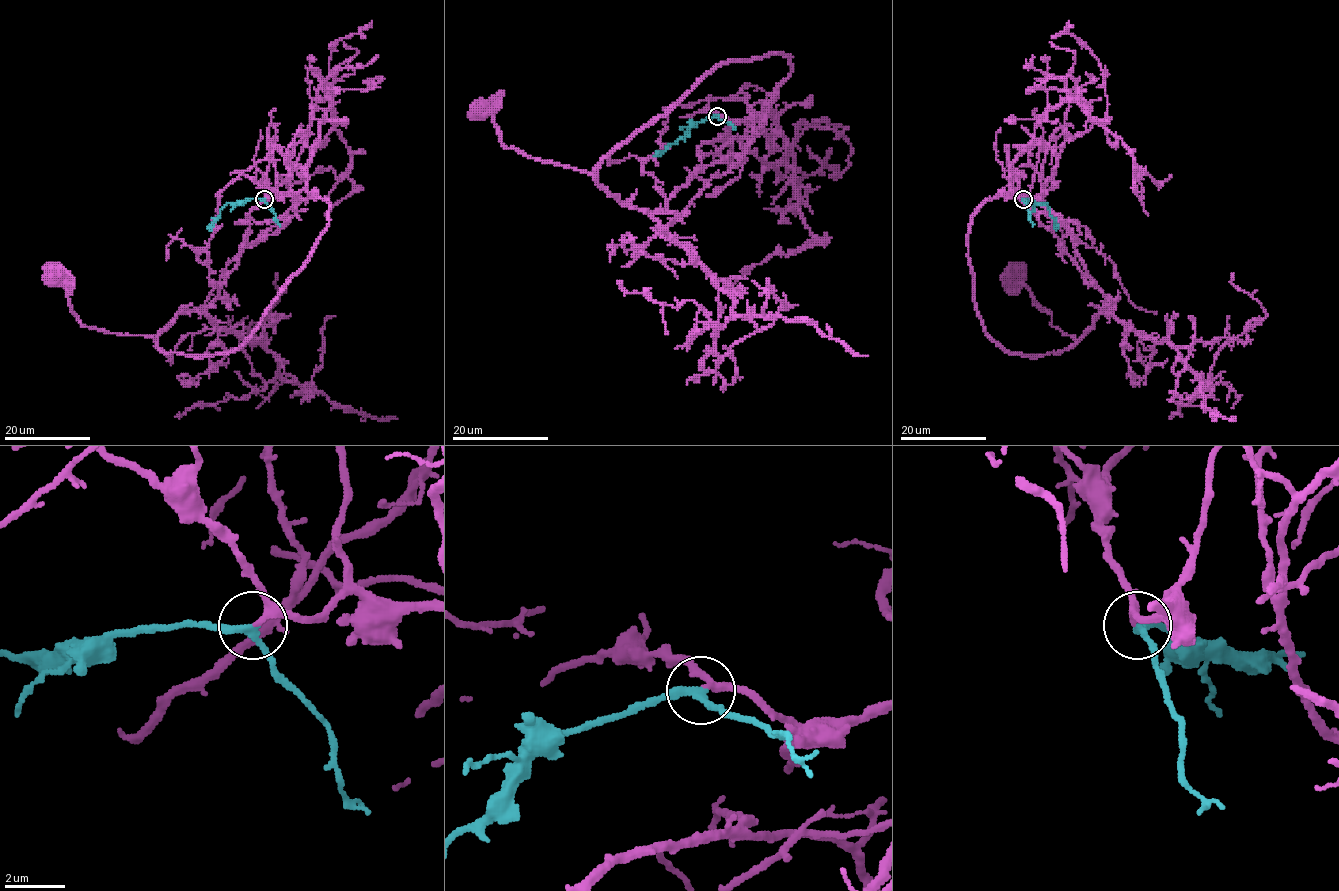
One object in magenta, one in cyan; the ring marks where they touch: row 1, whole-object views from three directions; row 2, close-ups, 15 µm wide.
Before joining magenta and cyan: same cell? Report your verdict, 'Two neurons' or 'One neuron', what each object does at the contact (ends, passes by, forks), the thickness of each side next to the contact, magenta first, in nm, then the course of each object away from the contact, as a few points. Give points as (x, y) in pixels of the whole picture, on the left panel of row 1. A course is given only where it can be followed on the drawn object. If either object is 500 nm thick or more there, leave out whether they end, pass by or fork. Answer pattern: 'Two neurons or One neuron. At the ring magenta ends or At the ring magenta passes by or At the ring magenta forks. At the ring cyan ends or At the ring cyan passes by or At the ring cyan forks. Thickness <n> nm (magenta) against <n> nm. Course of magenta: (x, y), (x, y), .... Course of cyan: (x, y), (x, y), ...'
One neuron. At the ring magenta passes by. At the ring cyan passes by. Thickness 180 nm (magenta) against 240 nm. Course of magenta: (264, 199), (289, 197), (296, 213), (248, 243), (216, 296), (155, 340), (83, 325), (56, 275). Course of cyan: (264, 199), (227, 203), (208, 230)

